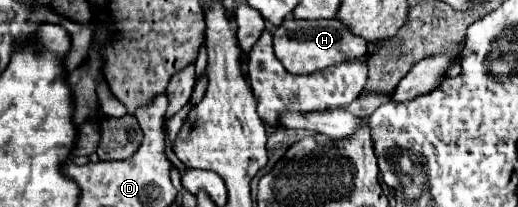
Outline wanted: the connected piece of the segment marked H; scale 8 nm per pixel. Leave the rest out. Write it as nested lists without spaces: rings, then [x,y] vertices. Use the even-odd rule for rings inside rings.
[[[287,16],[283,24],[273,32],[273,48],[275,56],[291,74],[313,74],[315,70],[325,70],[329,66],[337,66],[367,54],[367,42],[355,36],[339,18],[299,20]]]

